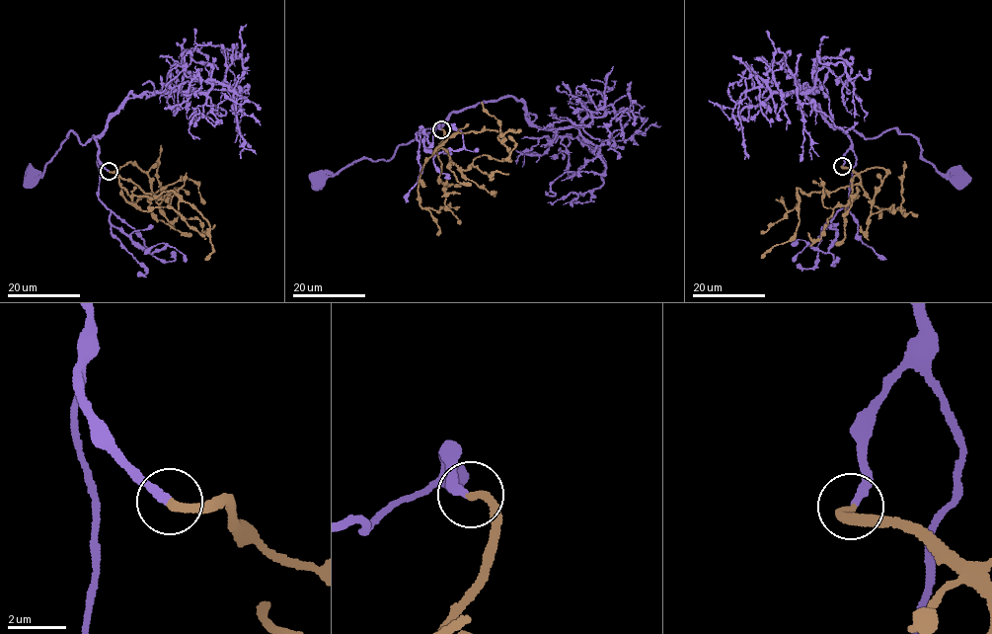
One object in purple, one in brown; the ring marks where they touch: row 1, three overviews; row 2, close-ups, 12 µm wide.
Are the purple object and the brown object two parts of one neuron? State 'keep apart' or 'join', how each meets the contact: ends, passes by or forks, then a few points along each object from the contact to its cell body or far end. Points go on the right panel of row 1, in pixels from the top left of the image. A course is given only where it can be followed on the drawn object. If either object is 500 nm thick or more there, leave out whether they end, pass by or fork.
join; purple ends; brown ends; course purple (843, 166), (851, 144), (843, 127), (866, 138), (894, 128), (916, 138), (926, 160), (950, 178), (961, 180); course brown (843, 166), (856, 174), (860, 182), (832, 192), (806, 195), (796, 188), (800, 218), (796, 234), (761, 257)

